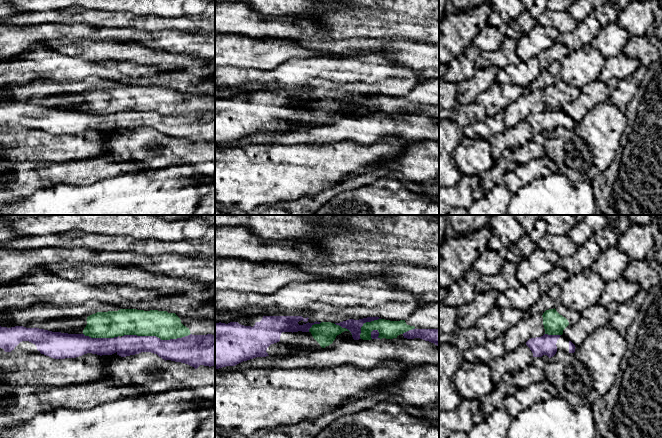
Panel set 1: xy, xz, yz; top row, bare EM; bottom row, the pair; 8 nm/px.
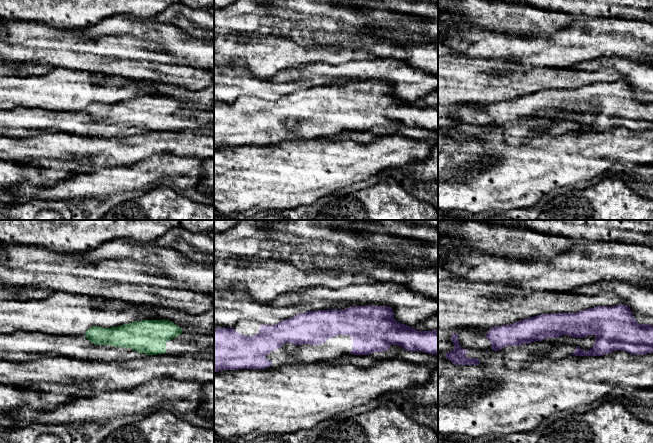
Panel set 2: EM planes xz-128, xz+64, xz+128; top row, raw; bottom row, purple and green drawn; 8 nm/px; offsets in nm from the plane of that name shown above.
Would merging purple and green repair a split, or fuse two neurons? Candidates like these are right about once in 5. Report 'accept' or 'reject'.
reject

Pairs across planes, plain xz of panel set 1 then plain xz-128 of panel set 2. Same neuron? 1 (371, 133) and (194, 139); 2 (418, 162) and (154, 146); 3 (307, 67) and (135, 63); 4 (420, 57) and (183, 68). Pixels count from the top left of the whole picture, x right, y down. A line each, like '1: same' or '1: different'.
1: same
2: different
3: different
4: same

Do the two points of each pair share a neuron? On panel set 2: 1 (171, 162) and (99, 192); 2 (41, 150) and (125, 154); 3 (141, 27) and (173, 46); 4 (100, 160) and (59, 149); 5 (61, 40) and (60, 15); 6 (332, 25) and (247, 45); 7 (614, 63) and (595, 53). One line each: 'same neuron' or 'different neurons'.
1: same neuron
2: same neuron
3: same neuron
4: same neuron
5: different neurons
6: different neurons
7: different neurons

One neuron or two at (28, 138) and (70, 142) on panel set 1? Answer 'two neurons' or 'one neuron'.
one neuron

